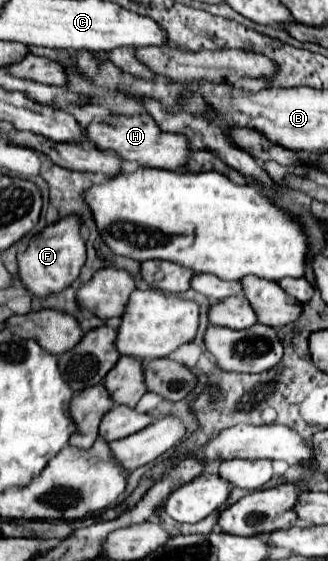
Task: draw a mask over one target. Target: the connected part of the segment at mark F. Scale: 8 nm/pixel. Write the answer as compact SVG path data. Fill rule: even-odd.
M63 218L63 222L55 222L47 226L41 234L37 234L25 248L25 252L17 254L19 280L33 296L51 296L71 286L79 278L79 272L85 264L85 242L79 234L79 218Z

